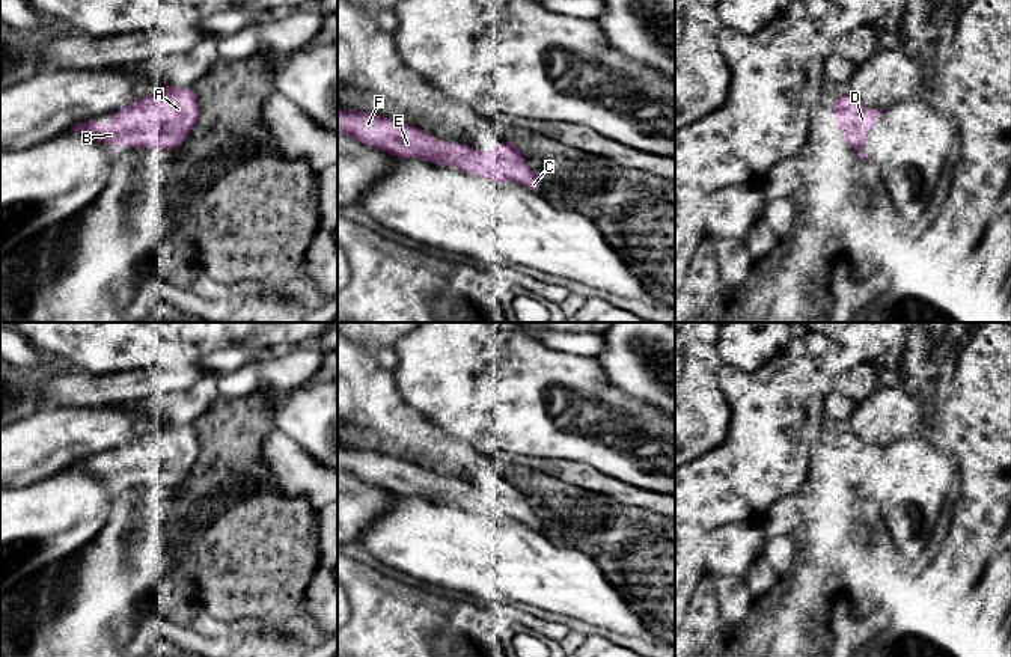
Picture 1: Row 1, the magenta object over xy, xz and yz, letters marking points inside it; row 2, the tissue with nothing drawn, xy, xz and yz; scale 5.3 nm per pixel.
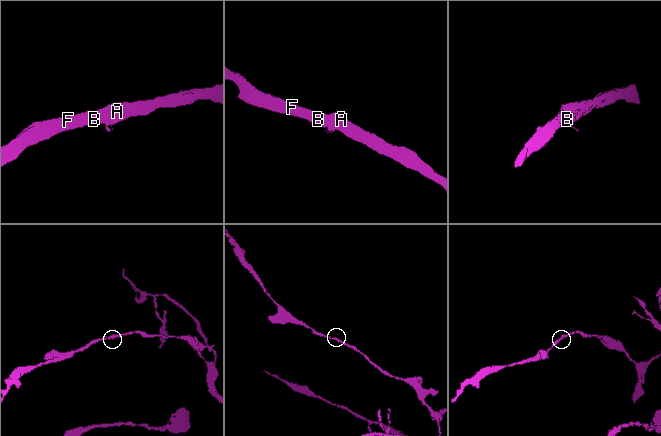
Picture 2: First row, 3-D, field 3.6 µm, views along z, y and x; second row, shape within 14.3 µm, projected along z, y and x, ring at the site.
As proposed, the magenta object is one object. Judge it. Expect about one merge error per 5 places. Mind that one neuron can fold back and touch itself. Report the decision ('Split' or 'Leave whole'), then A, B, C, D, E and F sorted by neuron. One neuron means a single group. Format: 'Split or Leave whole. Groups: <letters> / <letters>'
Leave whole. Groups: A B C D E F

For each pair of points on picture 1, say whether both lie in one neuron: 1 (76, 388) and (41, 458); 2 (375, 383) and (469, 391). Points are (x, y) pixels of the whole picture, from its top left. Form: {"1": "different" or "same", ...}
{"1": "different", "2": "different"}

